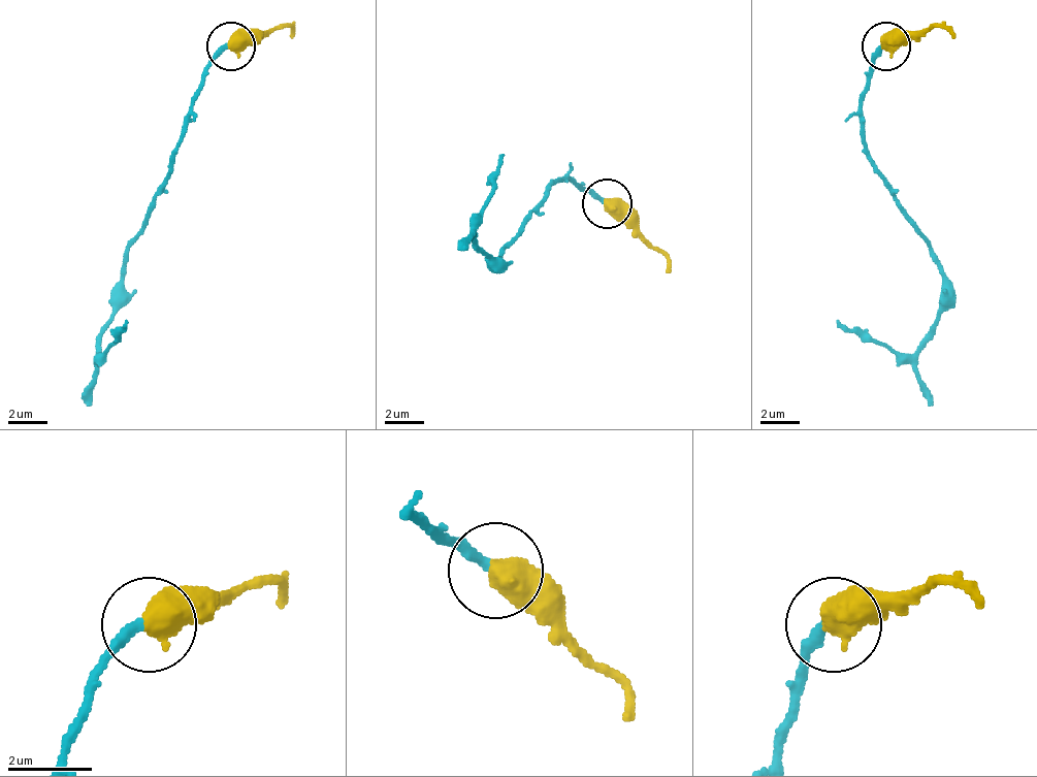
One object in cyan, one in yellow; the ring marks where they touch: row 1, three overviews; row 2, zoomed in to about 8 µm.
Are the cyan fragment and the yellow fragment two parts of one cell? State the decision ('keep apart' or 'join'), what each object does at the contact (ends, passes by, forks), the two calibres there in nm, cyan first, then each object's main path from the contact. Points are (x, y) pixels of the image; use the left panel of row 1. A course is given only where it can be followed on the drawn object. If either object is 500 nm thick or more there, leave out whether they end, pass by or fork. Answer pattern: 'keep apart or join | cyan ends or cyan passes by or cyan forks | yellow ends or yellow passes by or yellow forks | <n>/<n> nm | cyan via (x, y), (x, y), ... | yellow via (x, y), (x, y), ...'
join | 280/650 nm | cyan via (227, 44), (193, 103), (183, 142), (149, 225), (129, 245), (120, 279), (120, 309), (100, 353), (124, 318) | yellow via (232, 44), (286, 25), (291, 39)

